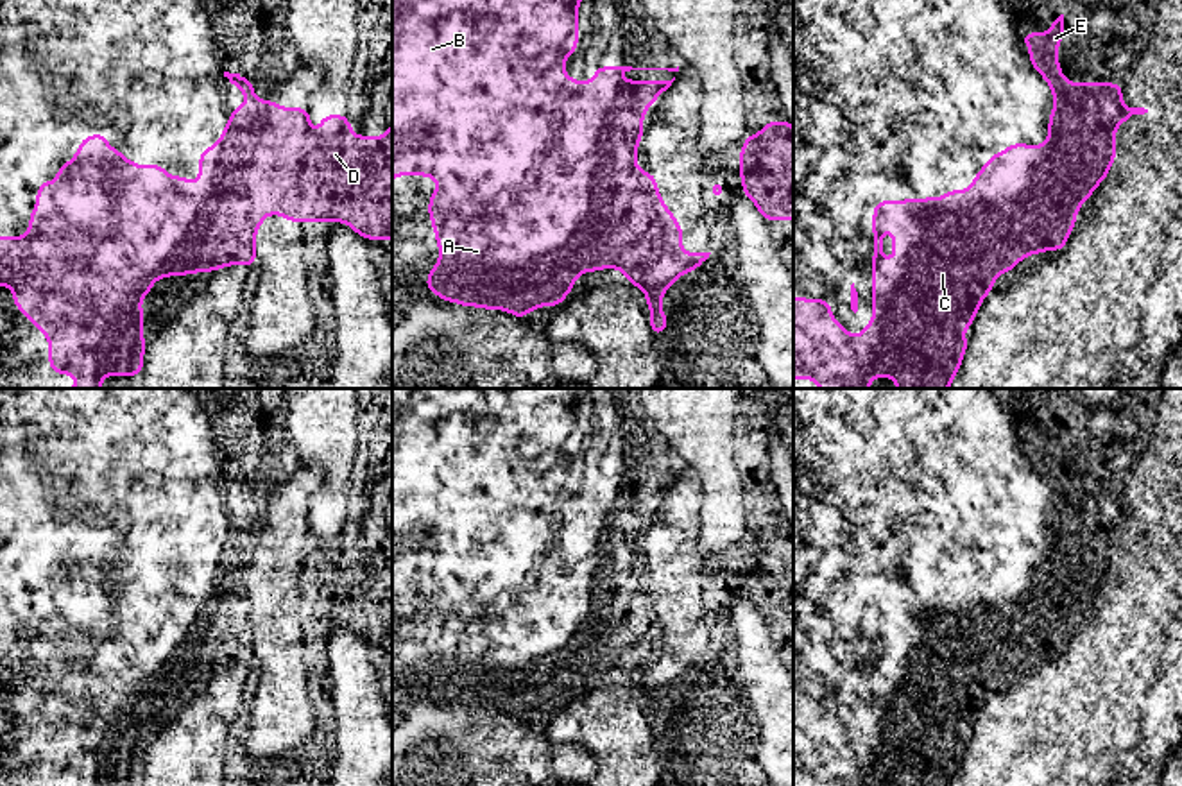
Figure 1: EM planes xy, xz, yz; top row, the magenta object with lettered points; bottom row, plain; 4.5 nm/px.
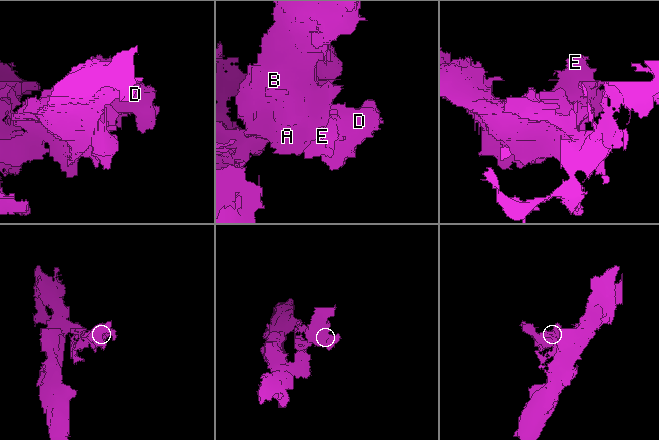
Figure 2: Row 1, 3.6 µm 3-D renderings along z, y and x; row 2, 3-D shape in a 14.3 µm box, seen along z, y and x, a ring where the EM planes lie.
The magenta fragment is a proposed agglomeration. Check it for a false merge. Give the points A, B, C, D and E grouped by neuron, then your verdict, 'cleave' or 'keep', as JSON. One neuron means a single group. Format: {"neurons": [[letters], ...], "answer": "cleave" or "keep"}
{"neurons": [["A", "B", "C"], ["D", "E"]], "answer": "cleave"}

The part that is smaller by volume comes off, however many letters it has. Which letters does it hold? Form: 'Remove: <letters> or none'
Remove: D, E

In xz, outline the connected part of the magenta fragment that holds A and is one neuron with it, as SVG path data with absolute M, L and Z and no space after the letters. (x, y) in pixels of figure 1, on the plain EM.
M392 389L392 582L401 575L412 575L415 580L426 575L432 582L441 584L428 602L439 662L426 675L426 691L437 695L444 704L460 704L466 711L473 705L480 711L505 711L521 722L530 711L559 709L571 695L575 680L584 673L578 616L600 602L607 575L636 568L636 551L643 541L643 517L675 478L672 482L620 482L618 478L630 471L679 473L679 467L595 467L595 482L573 482L564 473L564 462L578 451L578 405L584 399L586 389Z

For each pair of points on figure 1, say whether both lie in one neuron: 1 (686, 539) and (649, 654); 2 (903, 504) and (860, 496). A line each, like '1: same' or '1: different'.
1: same
2: same

